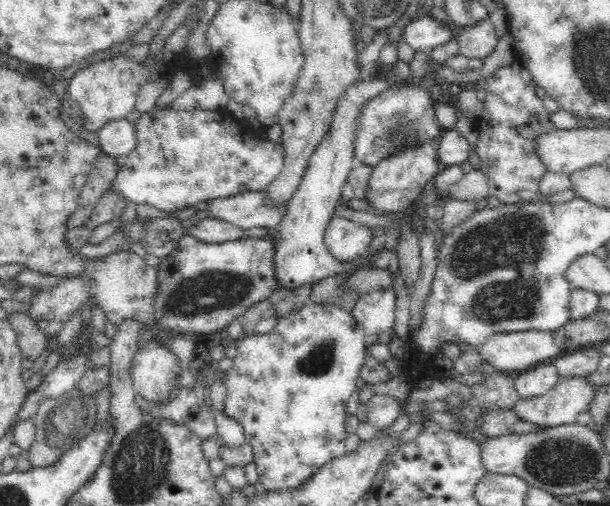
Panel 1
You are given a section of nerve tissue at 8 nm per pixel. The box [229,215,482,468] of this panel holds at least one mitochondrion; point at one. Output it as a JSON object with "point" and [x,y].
{"point":[319,360]}

